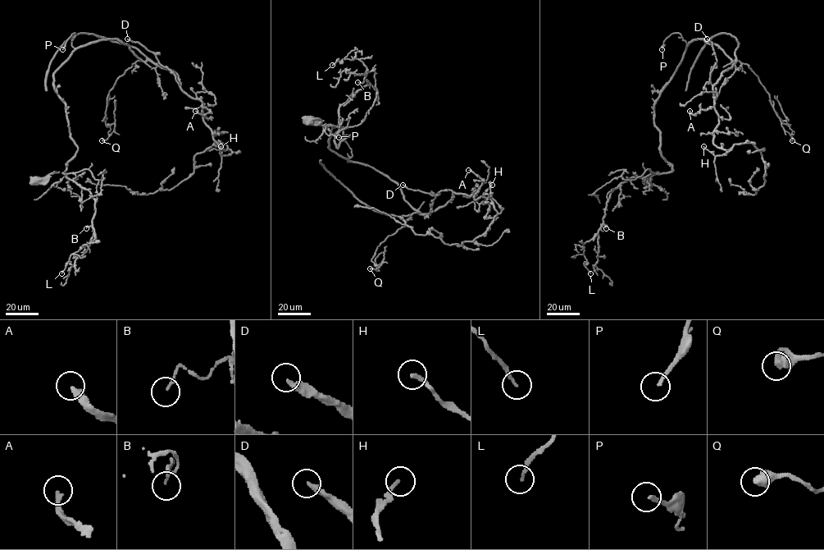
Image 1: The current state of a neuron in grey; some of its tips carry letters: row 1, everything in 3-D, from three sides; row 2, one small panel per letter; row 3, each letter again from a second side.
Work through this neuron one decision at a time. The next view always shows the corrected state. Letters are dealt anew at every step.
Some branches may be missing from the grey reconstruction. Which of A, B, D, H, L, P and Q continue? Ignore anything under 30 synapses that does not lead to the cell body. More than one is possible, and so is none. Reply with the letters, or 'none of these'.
A, D

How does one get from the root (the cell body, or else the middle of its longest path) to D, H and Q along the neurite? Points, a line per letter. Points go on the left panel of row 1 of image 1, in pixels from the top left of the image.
D: (37, 181), (63, 173), (78, 149), (53, 77), (75, 49), (118, 39), (170, 69), (179, 85), (127, 38)
H: (37, 181), (63, 173), (78, 149), (53, 73), (100, 40), (170, 69), (231, 153), (220, 156), (220, 146)
Q: (37, 181), (78, 149), (53, 73), (116, 38), (143, 61), (109, 92), (102, 140)

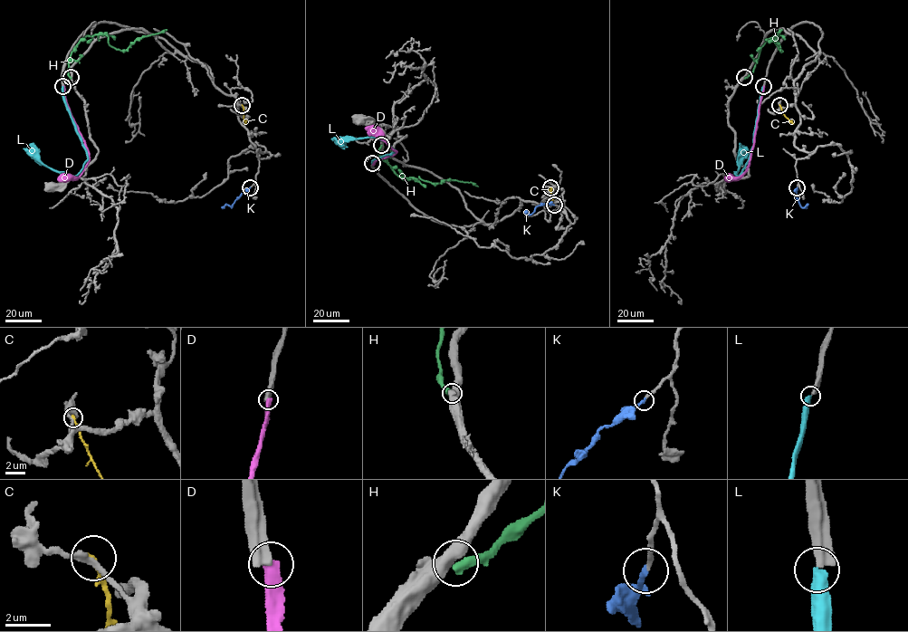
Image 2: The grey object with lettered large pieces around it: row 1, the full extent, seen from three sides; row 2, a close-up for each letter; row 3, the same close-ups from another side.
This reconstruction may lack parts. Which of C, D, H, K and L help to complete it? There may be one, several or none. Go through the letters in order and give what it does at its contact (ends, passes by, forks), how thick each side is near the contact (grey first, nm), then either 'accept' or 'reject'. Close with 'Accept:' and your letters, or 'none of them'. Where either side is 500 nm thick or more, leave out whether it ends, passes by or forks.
C: it ends; calibres 240 and 240 nm; reject
D: calibres 480 and 550 nm; reject
H: calibres 500 and 480 nm; reject
K: it ends; calibres 200 and 240 nm; accept
L: it ends; calibres 480 and 480 nm; reject
Accept: K

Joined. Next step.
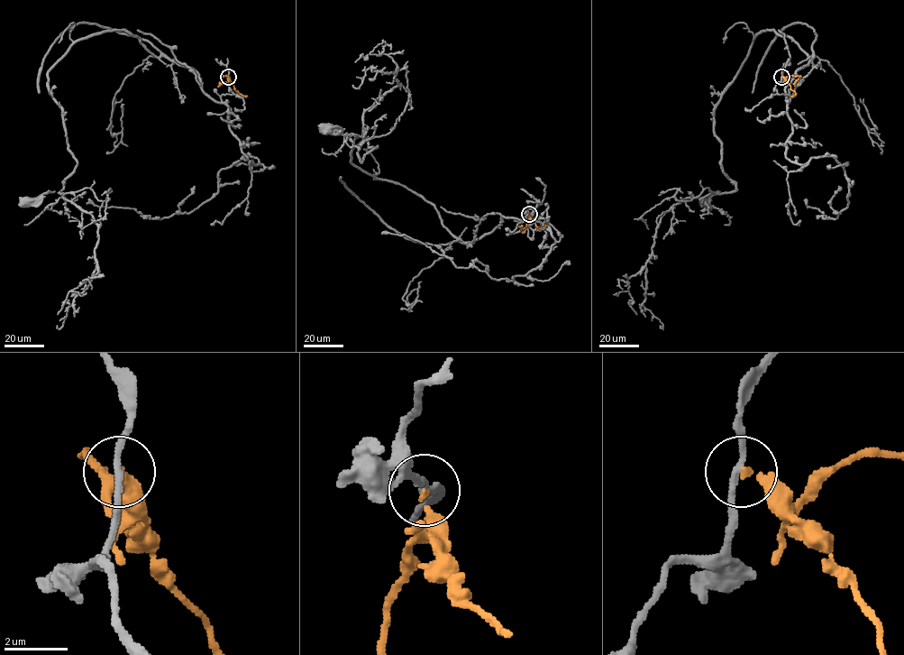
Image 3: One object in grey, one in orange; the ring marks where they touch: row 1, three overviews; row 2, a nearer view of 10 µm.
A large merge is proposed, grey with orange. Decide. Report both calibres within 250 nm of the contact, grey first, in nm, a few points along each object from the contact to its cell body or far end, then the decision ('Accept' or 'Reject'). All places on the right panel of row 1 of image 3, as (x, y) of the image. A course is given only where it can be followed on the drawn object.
Thickness 190 nm (grey) against 170 nm. Course of grey: (782, 77), (788, 102), (812, 56), (762, 31), (714, 108), (736, 189), (704, 201). Course of orange: (782, 77), (795, 93), (790, 96). Reject

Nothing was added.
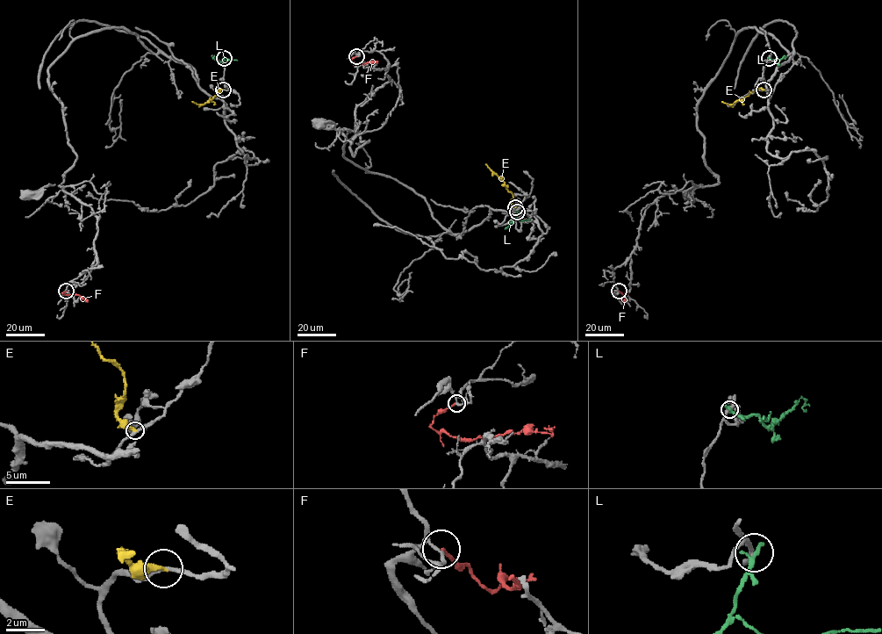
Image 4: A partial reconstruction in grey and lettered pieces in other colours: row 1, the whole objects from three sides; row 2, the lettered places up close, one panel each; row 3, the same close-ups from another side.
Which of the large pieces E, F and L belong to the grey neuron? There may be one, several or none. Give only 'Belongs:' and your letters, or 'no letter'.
Belongs: no letter

